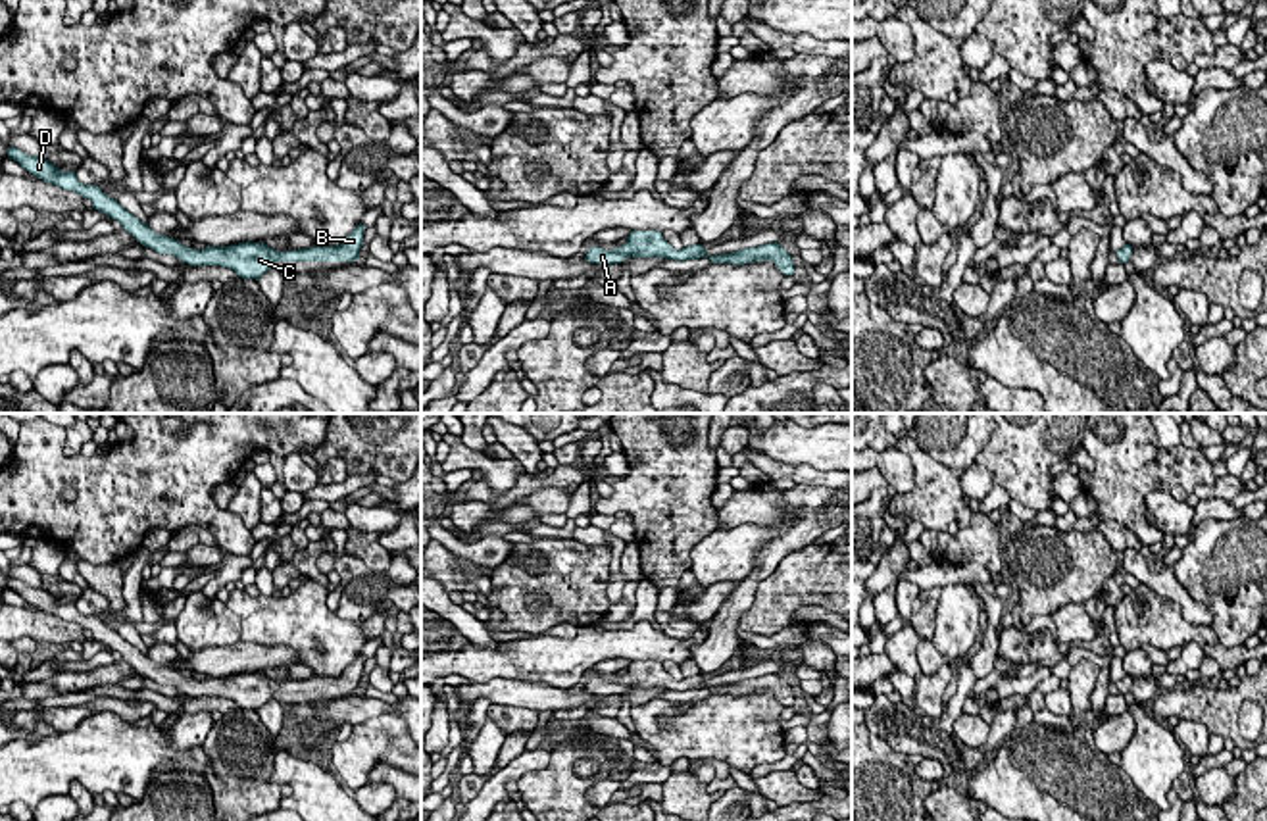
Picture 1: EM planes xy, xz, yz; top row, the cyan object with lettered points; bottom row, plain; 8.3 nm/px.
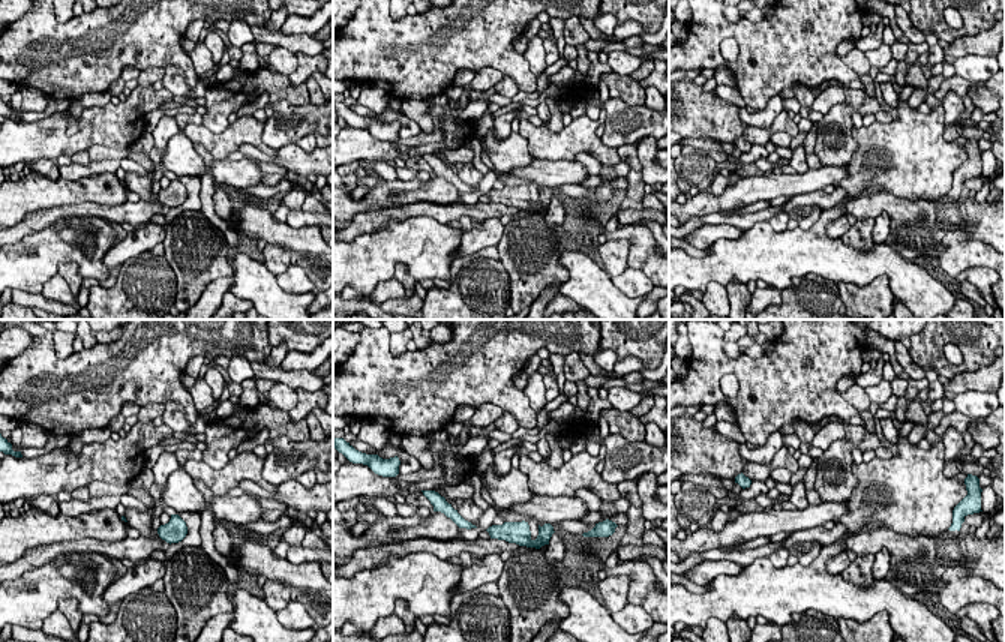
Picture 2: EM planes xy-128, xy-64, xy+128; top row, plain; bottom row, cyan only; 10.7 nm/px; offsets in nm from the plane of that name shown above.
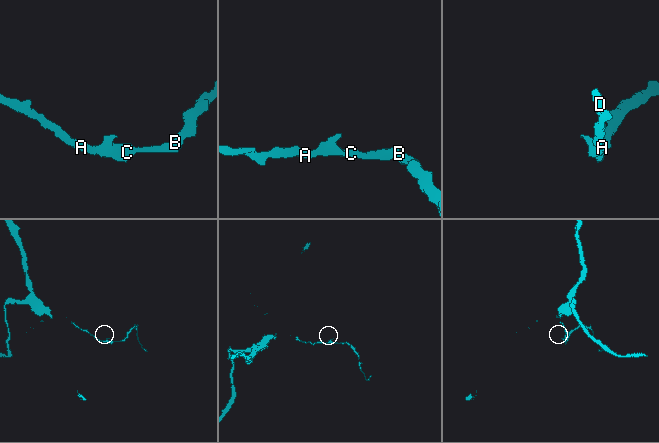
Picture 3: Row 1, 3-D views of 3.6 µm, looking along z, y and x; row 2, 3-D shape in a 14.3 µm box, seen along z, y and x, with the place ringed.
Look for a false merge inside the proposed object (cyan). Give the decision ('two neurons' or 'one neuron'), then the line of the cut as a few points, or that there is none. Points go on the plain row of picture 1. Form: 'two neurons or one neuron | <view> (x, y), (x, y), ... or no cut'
one neuron | no cut

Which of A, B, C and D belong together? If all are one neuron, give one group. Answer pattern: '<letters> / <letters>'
A B C D

